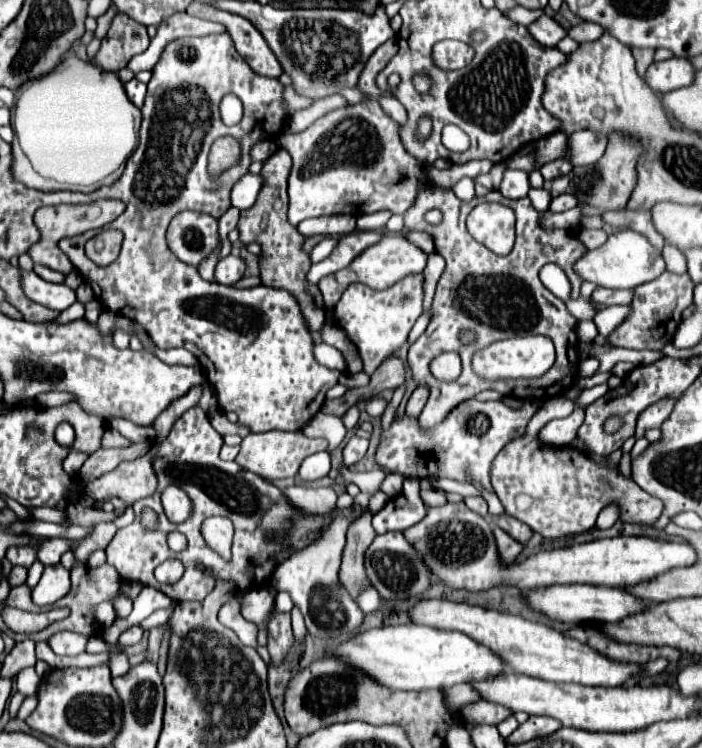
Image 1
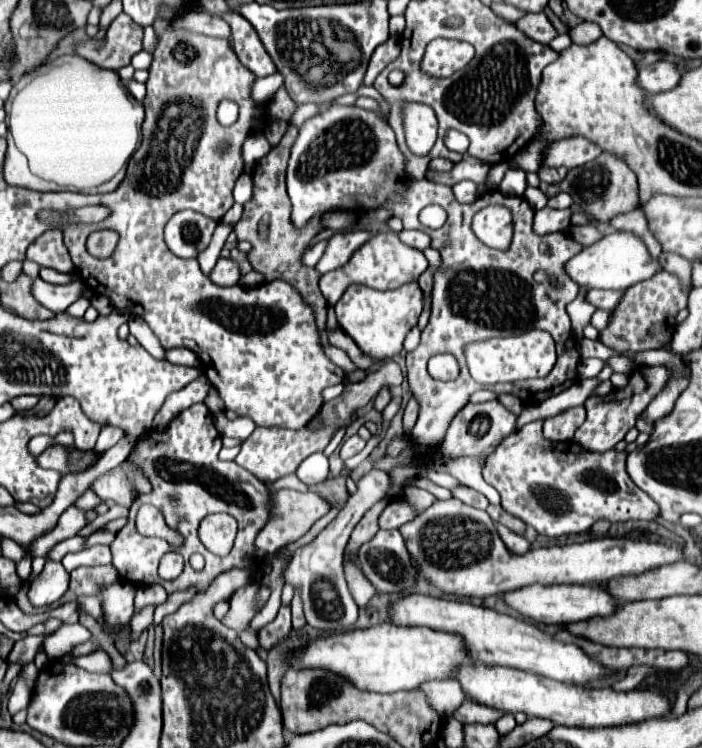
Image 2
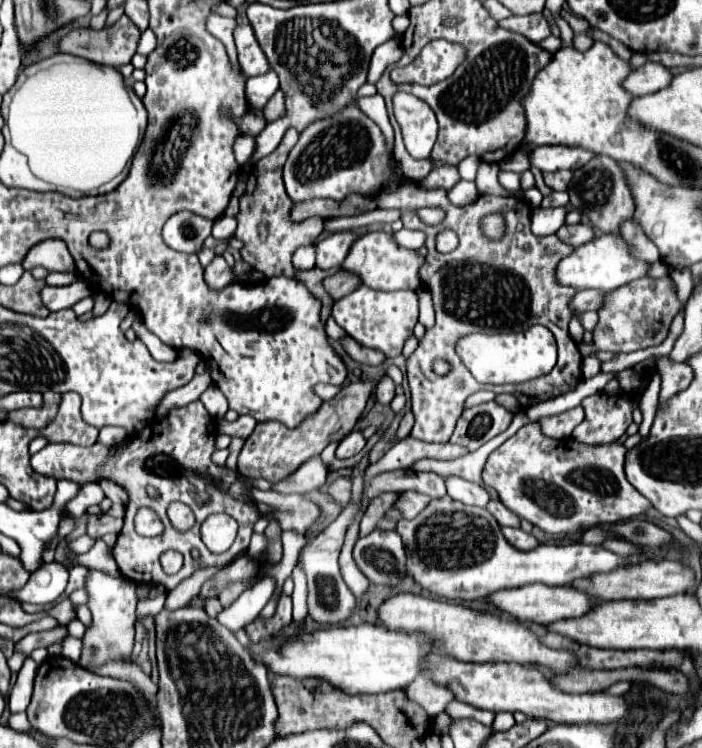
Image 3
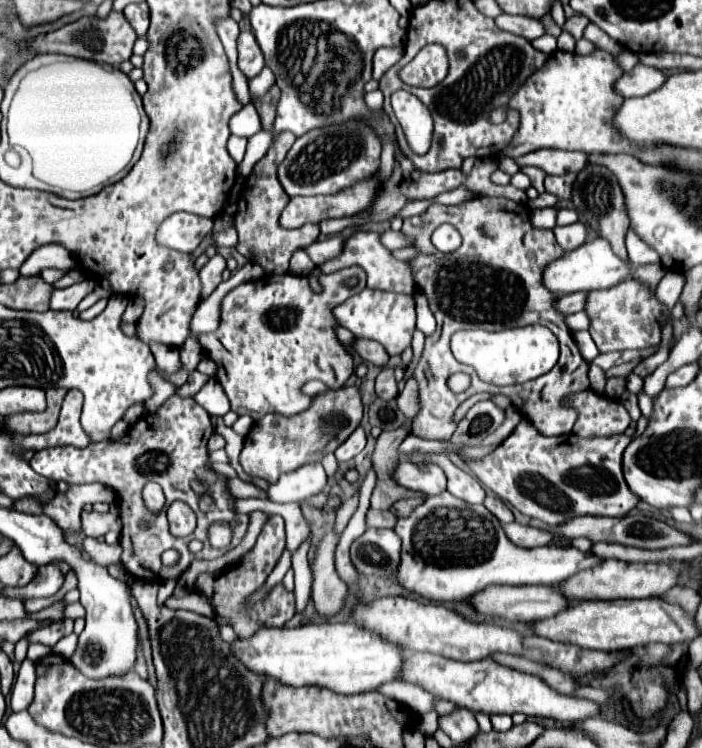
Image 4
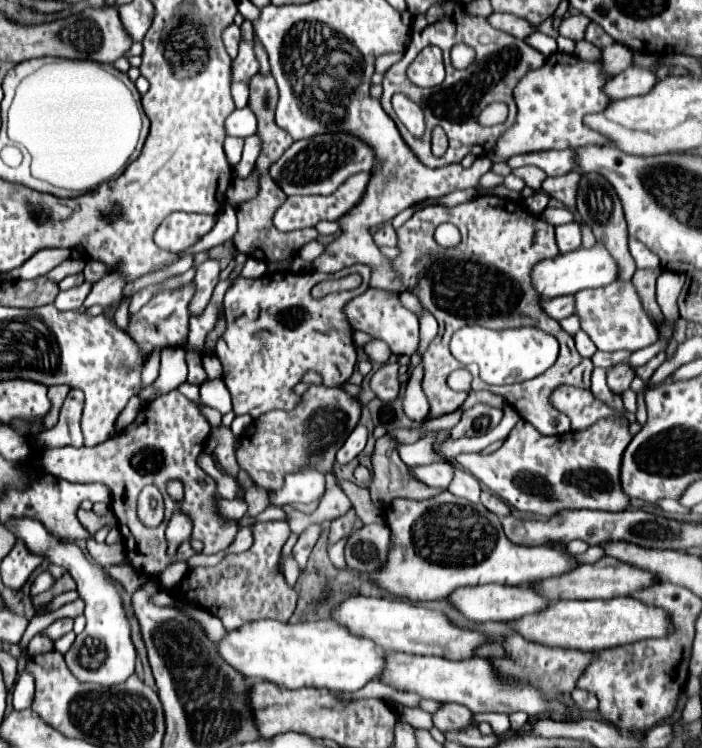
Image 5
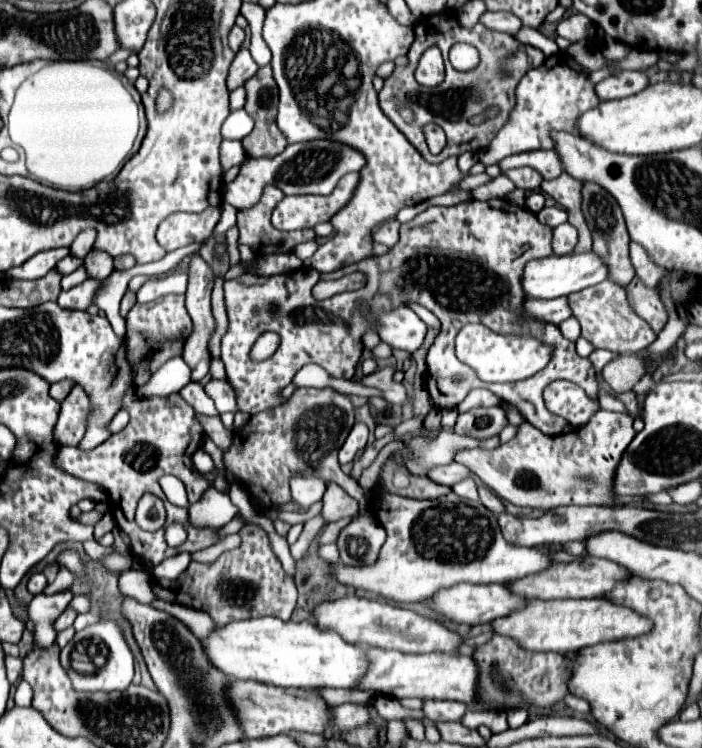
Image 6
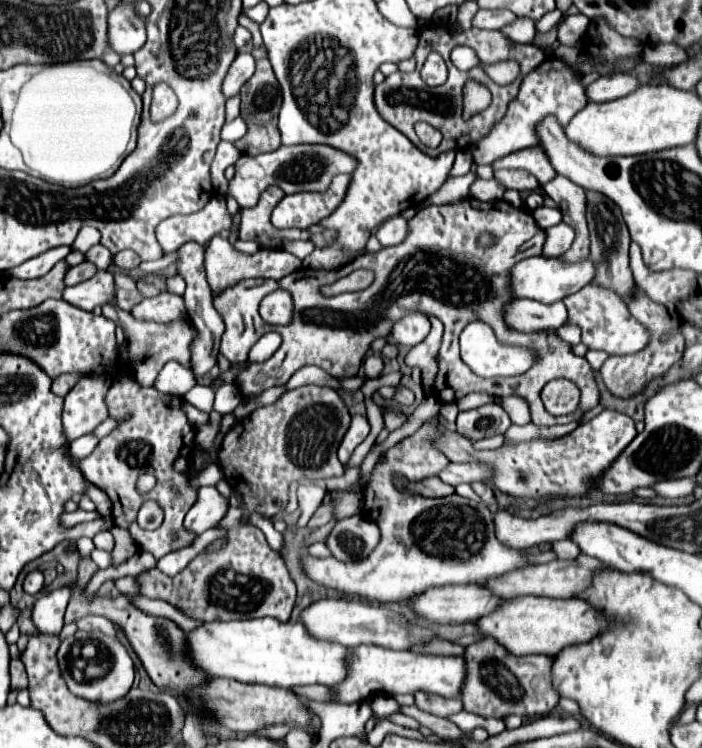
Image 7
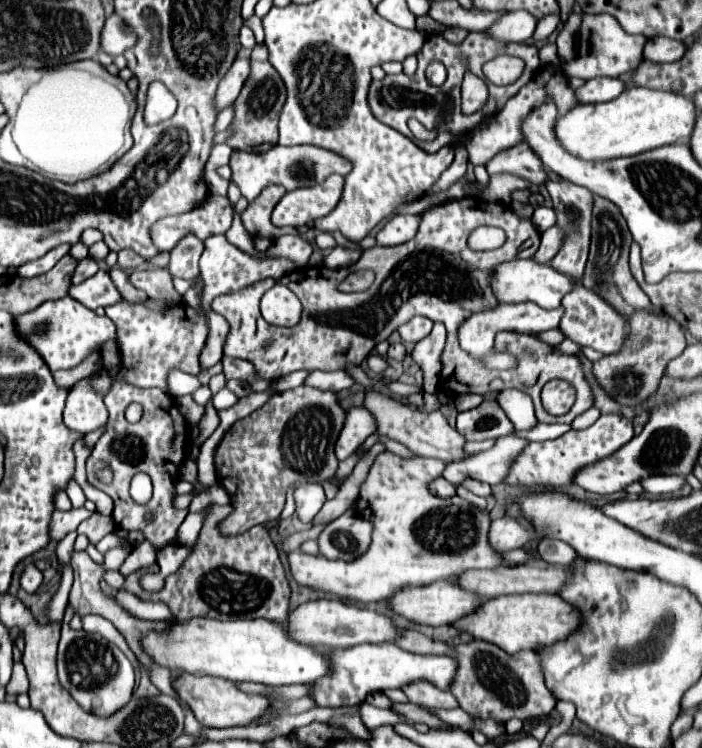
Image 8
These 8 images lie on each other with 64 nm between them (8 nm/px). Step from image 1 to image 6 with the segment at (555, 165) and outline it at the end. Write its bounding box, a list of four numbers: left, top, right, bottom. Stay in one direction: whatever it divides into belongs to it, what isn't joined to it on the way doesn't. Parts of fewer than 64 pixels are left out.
[540,172,592,252]

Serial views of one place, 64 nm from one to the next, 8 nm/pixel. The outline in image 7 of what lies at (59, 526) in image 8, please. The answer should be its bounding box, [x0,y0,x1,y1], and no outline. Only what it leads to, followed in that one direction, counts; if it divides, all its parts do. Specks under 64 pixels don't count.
[62,510,100,526]

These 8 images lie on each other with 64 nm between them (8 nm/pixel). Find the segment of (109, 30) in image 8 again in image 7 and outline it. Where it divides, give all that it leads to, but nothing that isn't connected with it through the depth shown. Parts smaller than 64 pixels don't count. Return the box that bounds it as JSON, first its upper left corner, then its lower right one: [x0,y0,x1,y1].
[108,2,152,54]

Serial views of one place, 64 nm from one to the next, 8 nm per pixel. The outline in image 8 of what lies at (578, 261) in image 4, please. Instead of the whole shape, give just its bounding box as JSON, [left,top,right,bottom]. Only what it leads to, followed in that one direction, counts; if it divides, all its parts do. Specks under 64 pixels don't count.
[492,258,578,308]

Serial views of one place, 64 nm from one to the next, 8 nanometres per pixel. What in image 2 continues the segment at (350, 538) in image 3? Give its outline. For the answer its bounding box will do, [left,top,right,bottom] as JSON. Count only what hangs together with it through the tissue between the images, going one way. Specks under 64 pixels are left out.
[344,562,376,608]

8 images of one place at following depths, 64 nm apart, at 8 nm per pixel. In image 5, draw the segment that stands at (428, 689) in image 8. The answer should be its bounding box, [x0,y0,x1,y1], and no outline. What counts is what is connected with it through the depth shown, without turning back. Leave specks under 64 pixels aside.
[434,704,474,732]

